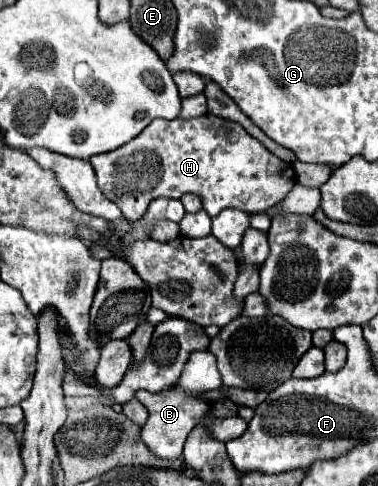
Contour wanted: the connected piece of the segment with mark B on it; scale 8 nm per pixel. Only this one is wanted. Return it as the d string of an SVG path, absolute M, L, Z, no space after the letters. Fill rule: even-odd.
M194 351L190 355L190 359L184 365L184 371L178 379L178 383L166 391L160 393L148 393L148 391L138 391L136 399L144 403L144 407L148 409L148 419L142 425L140 437L146 443L146 447L162 459L180 459L182 457L182 447L184 441L188 437L188 433L198 427L200 423L206 427L206 431L222 441L228 443L232 439L238 439L246 429L248 429L248 421L242 419L240 415L232 415L232 417L216 417L212 415L212 407L210 403L202 397L204 393L222 387L222 377L216 369L216 359L210 351Z

